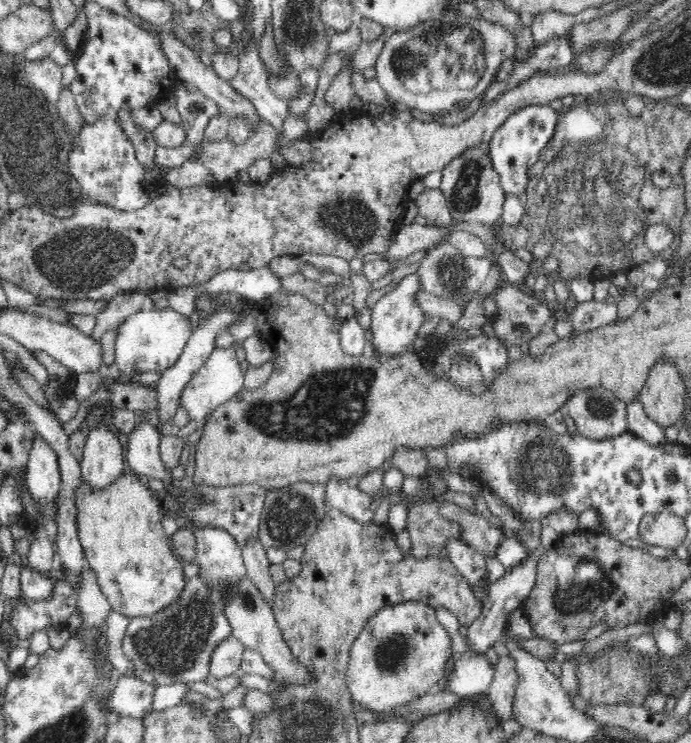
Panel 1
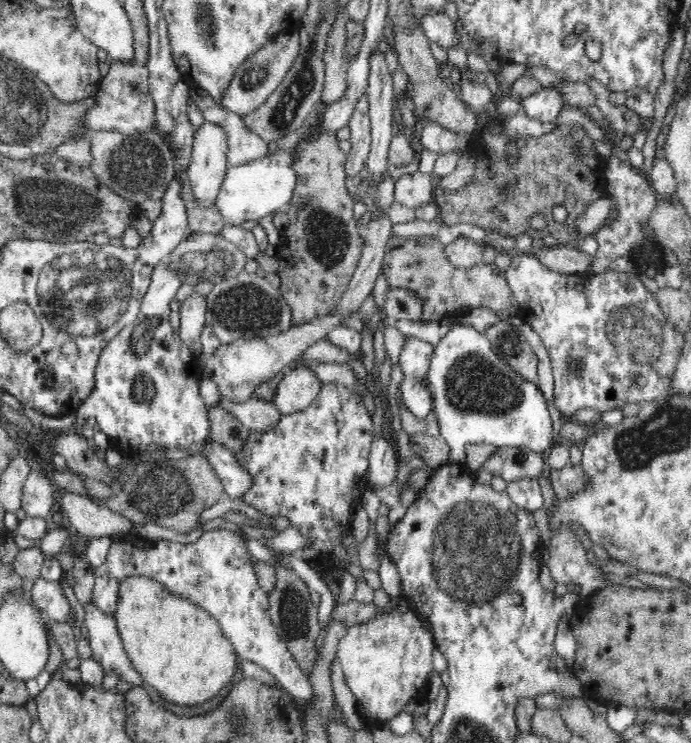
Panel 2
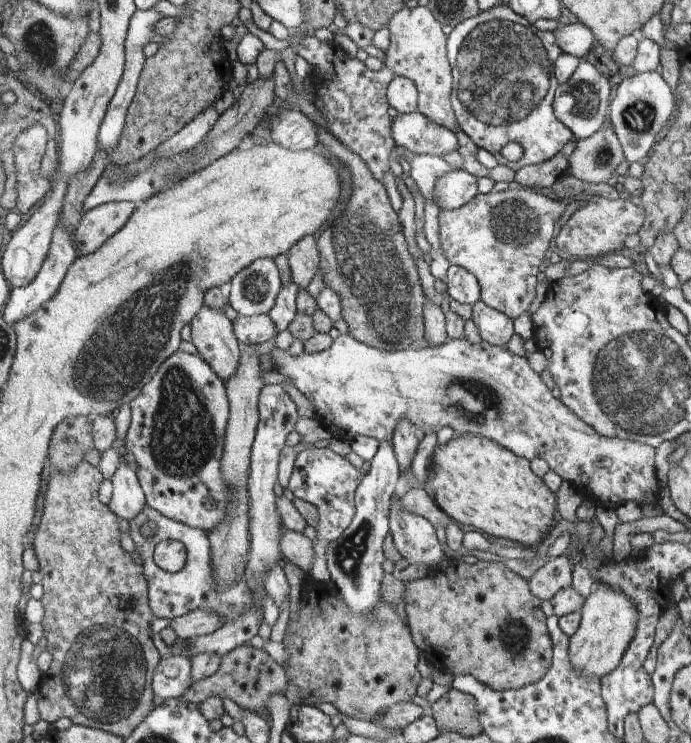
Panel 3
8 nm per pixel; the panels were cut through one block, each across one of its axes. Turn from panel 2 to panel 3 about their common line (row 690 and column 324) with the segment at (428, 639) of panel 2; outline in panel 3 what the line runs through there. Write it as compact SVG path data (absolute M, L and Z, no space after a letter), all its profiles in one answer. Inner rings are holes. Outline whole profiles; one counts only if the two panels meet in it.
M344 334L340 335L336 340L333 340L330 348L320 353L302 353L296 357L291 355L288 350L282 350L275 346L270 354L273 360L276 361L274 369L292 380L291 387L295 391L300 392L304 398L308 399L313 404L316 417L322 422L324 427L334 434L336 438L340 438L340 440L349 442L355 436L371 436L379 440L379 442L381 440L390 441L394 436L399 422L408 417L415 424L416 428L418 428L420 435L432 431L438 432L441 428L444 428L444 426L450 426L453 428L455 434L465 435L468 433L482 435L483 437L489 438L491 441L500 443L500 446L511 450L514 454L528 458L529 461L534 457L542 457L549 464L550 469L554 470L564 481L572 482L580 494L585 493L589 496L596 496L596 498L600 500L600 504L604 506L616 507L628 501L636 501L640 506L659 502L660 488L658 486L659 480L655 467L656 449L640 441L626 440L620 437L605 437L601 435L599 431L595 430L595 427L585 423L571 407L567 407L561 400L552 396L552 392L550 392L548 386L542 382L542 378L540 378L538 373L534 372L534 370L530 368L530 364L526 362L526 357L513 355L505 346L497 347L486 341L474 344L464 338L447 340L439 347L424 347L423 349L412 349L407 347L402 348L400 351L390 352L384 351L382 348L365 345L363 342L355 339L351 334Z

